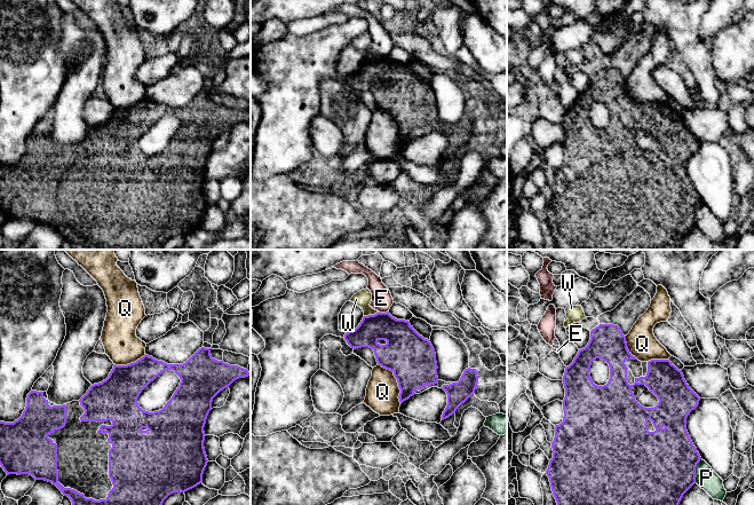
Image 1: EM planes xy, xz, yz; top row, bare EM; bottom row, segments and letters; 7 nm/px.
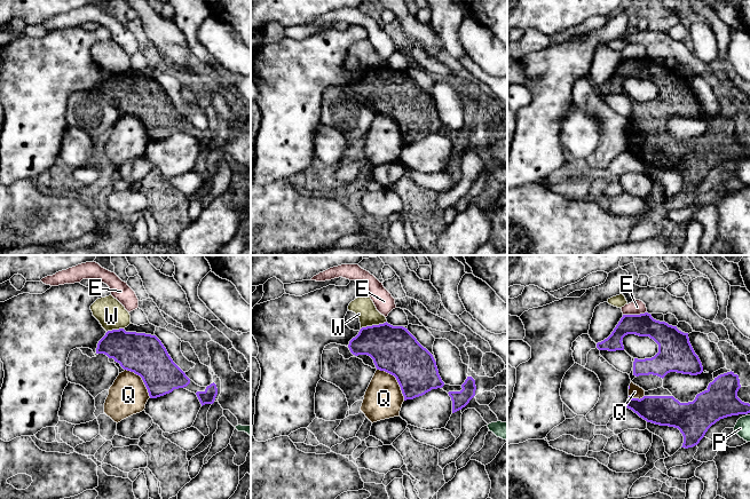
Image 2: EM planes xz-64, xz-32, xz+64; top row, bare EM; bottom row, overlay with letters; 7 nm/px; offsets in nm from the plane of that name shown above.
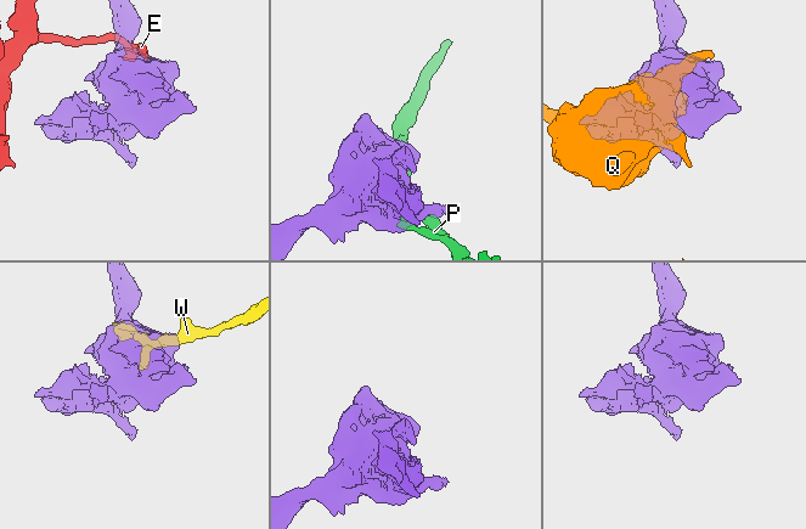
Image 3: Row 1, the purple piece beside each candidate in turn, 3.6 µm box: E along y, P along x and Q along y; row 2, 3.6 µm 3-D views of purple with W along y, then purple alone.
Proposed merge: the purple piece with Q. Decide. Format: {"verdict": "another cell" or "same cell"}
{"verdict": "another cell"}

